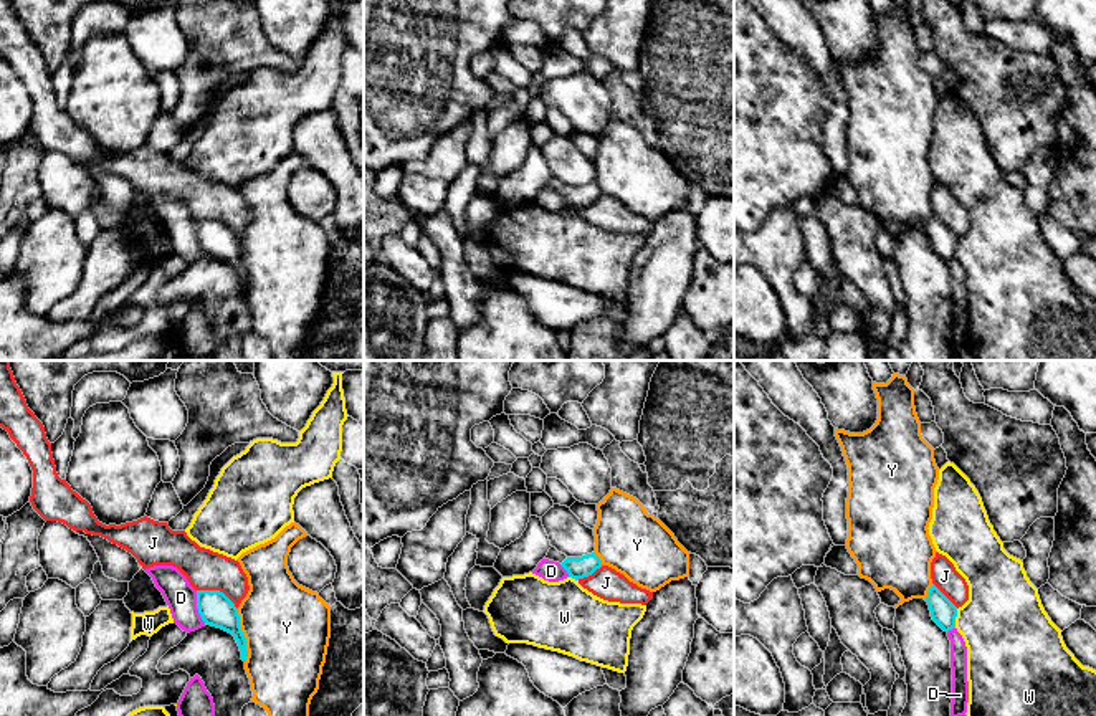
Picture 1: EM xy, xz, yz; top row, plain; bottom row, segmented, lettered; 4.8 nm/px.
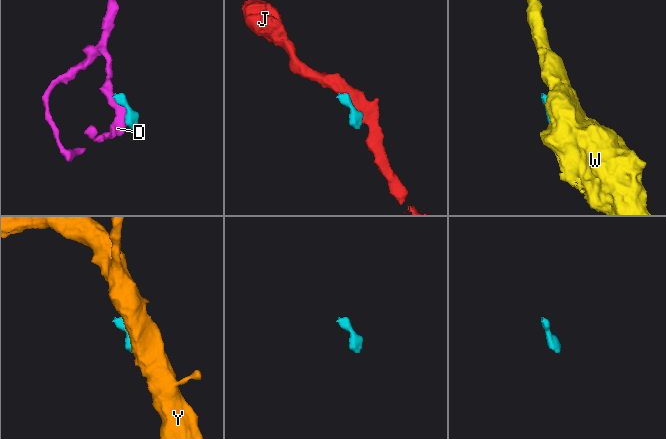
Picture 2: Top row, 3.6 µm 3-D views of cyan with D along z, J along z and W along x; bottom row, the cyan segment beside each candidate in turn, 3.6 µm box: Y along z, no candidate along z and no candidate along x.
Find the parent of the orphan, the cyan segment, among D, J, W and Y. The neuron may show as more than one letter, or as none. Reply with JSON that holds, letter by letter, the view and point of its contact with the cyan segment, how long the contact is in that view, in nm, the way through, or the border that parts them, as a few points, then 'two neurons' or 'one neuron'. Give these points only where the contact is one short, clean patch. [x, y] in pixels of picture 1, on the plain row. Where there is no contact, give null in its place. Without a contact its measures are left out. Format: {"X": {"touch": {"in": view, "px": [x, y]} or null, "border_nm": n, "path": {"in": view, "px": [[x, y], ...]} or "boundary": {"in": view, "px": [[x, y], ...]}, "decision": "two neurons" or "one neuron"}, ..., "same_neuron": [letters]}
{"D": {"touch": {"in": "xy", "px": [197, 237]}, "border_nm": 170, "decision": "two neurons"}, "J": {"touch": {"in": "xy", "px": [219, 220]}, "border_nm": 220, "decision": "two neurons"}, "W": {"touch": {"in": "yz", "px": [954, 248]}, "border_nm": 100, "decision": "two neurons"}, "Y": {"touch": {"in": "xy", "px": [243, 265]}, "border_nm": 260, "decision": "two neurons"}, "same_neuron": []}

